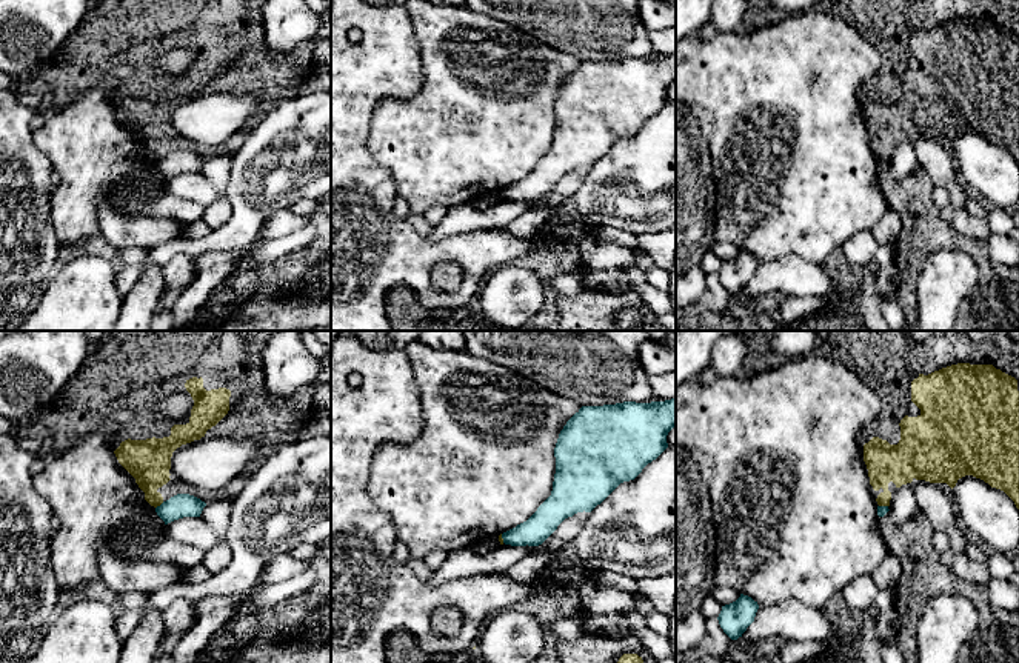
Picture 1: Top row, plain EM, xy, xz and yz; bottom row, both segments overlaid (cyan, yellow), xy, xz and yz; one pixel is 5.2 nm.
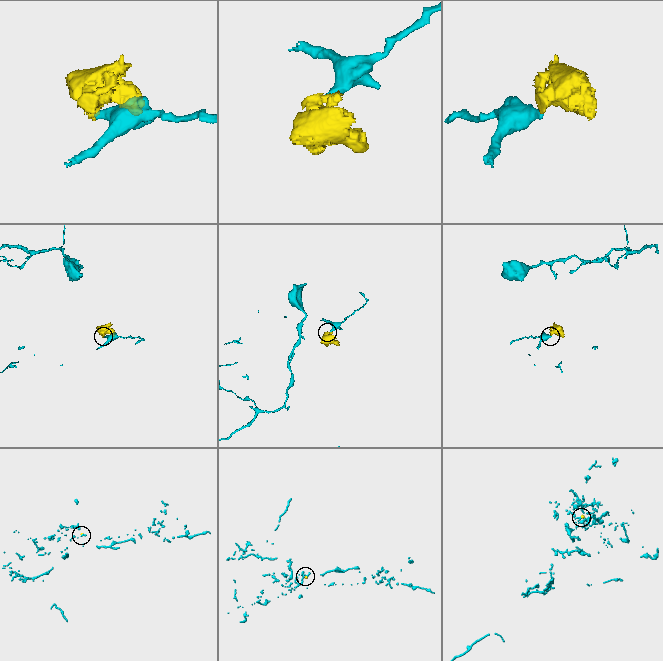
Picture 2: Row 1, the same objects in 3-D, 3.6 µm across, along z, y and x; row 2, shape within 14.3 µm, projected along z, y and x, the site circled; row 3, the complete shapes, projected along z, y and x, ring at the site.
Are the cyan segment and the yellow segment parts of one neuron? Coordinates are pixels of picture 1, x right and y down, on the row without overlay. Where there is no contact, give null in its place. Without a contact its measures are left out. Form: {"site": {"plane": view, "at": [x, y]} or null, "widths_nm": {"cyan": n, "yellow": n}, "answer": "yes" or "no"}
{"site": {"plane": "xy", "at": [160, 160]}, "widths_nm": {"cyan": 130, "yellow": 220}, "answer": "no"}

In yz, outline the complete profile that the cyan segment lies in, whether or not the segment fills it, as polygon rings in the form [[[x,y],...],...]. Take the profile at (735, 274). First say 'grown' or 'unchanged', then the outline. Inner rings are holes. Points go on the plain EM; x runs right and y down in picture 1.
unchanged; [[[740,249],[740,252],[736,257],[722,262],[717,275],[723,288],[731,295],[737,295],[754,277],[757,265],[757,257],[754,257],[748,251]]]

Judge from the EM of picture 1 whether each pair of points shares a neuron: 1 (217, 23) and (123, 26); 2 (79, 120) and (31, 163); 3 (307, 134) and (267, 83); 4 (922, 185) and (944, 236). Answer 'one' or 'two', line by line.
1: one
2: two
3: two
4: one

